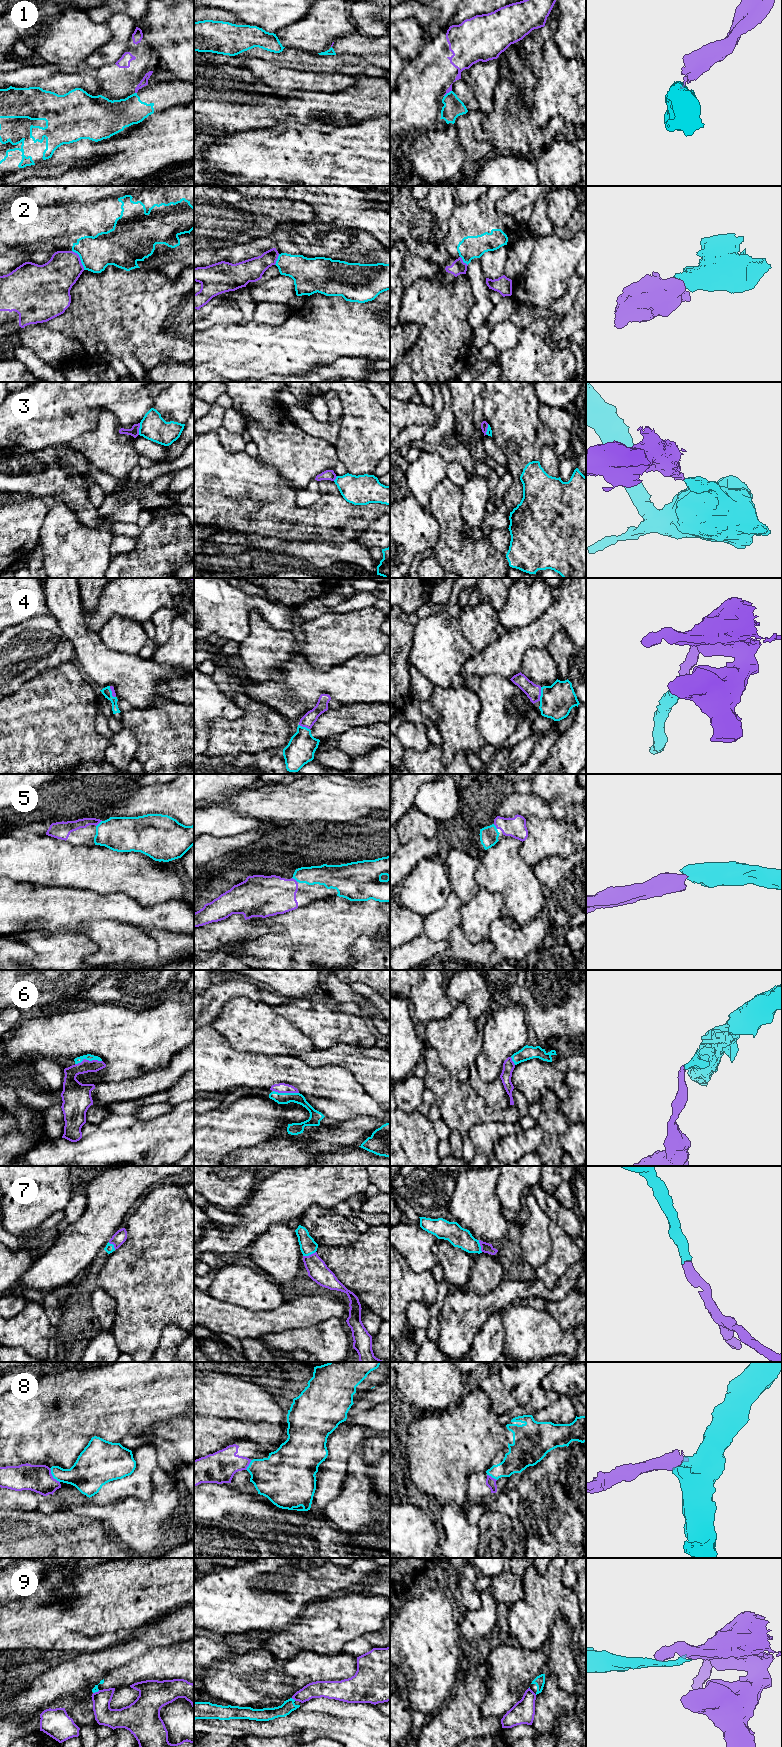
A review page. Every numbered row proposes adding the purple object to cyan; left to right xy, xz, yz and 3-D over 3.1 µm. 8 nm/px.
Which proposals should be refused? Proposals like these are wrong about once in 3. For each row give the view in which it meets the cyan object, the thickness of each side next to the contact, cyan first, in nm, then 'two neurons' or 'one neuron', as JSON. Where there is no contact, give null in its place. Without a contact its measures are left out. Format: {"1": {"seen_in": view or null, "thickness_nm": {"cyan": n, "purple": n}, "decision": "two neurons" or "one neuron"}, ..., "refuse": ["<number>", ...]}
{"1": {"seen_in": "yz", "thickness_nm": {"cyan": 160, "purple": 40}, "decision": "two neurons"}, "2": {"seen_in": "xy", "thickness_nm": {"cyan": 280, "purple": 280}, "decision": "two neurons"}, "3": {"seen_in": "xy", "thickness_nm": {"cyan": 220, "purple": 80}, "decision": "two neurons"}, "4": {"seen_in": "yz", "thickness_nm": {"cyan": 280, "purple": 120}, "decision": "one neuron"}, "5": {"seen_in": "xy", "thickness_nm": {"cyan": 280, "purple": 90}, "decision": "one neuron"}, "6": {"seen_in": "xy", "thickness_nm": {"cyan": 50, "purple": 140}, "decision": "one neuron"}, "7": {"seen_in": "xz", "thickness_nm": {"cyan": 140, "purple": 160}, "decision": "one neuron"}, "8": {"seen_in": "xy", "thickness_nm": {"cyan": 220, "purple": 220}, "decision": "two neurons"}, "9": {"seen_in": "xz", "thickness_nm": {"cyan": 110, "purple": 140}, "decision": "two neurons"}, "refuse": ["1", "2", "3", "8", "9"]}

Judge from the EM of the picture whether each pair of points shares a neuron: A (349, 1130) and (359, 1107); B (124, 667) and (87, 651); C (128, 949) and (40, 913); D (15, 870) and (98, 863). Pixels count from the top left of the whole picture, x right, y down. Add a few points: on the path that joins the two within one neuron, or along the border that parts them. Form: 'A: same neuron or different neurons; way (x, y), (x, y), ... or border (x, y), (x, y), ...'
A: different neurons; border (331, 1118), (378, 1119)
B: same neuron; way (115, 667), (104, 667), (96, 659)
C: different neurons; border (105, 920), (90, 921), (83, 933)
D: same neuron; way (36, 864), (77, 864)

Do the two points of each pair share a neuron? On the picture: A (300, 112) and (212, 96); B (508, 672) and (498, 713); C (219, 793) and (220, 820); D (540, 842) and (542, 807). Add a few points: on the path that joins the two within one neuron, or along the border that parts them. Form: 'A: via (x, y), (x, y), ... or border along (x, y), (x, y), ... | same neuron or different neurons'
A: via (278, 109), (234, 109) | same neuron
B: border along (483, 677), (498, 675), (509, 680) | different neurons
C: border along (240, 790), (234, 791), (224, 799), (216, 802) | different neurons
D: border along (550, 816), (544, 819), (533, 816), (525, 818) | different neurons

